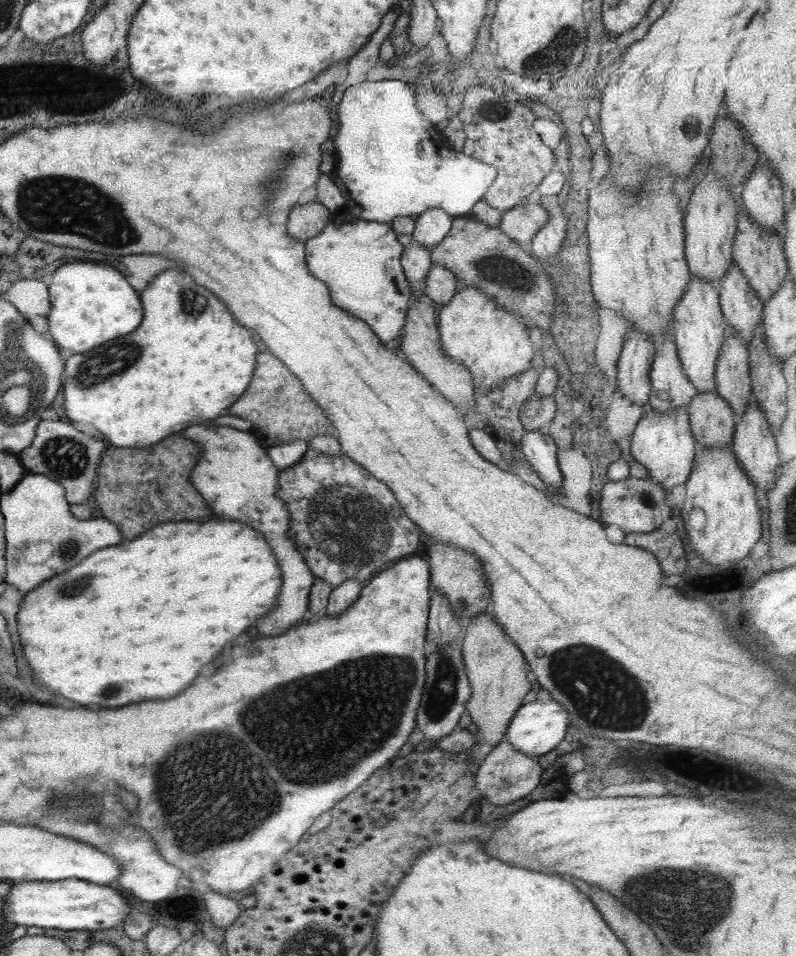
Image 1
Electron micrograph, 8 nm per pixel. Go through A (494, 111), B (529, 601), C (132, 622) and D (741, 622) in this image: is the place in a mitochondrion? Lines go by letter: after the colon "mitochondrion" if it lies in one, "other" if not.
A: mitochondrion
B: other
C: other
D: other

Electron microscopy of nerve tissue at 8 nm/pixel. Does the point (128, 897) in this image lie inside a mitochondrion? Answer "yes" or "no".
no

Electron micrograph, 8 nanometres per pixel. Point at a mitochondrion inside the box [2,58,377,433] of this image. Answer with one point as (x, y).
(56, 205)

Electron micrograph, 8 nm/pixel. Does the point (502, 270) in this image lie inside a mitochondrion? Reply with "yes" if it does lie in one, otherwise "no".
yes

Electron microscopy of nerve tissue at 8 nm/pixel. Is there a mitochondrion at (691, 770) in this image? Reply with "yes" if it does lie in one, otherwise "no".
no

